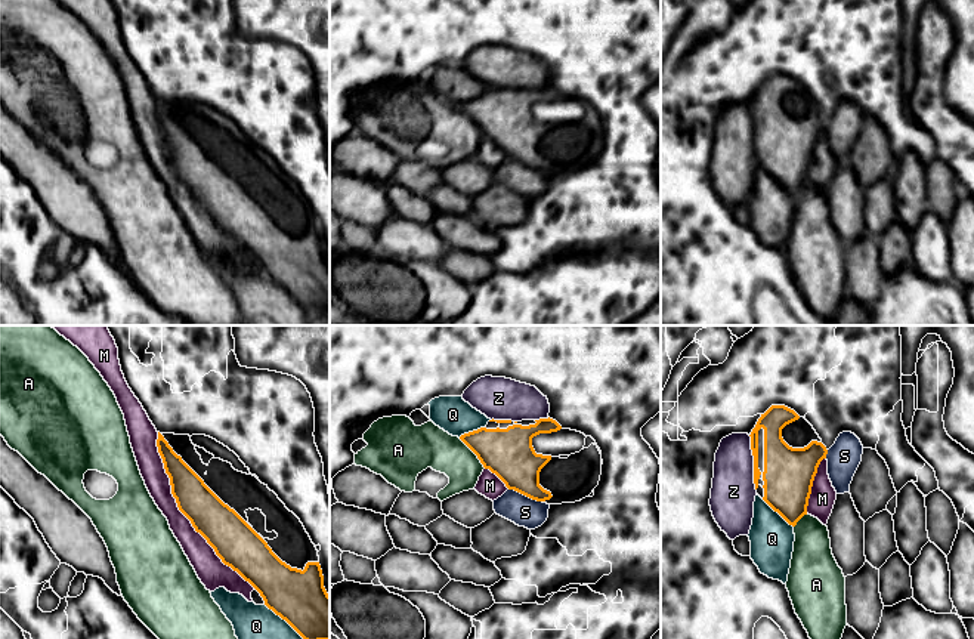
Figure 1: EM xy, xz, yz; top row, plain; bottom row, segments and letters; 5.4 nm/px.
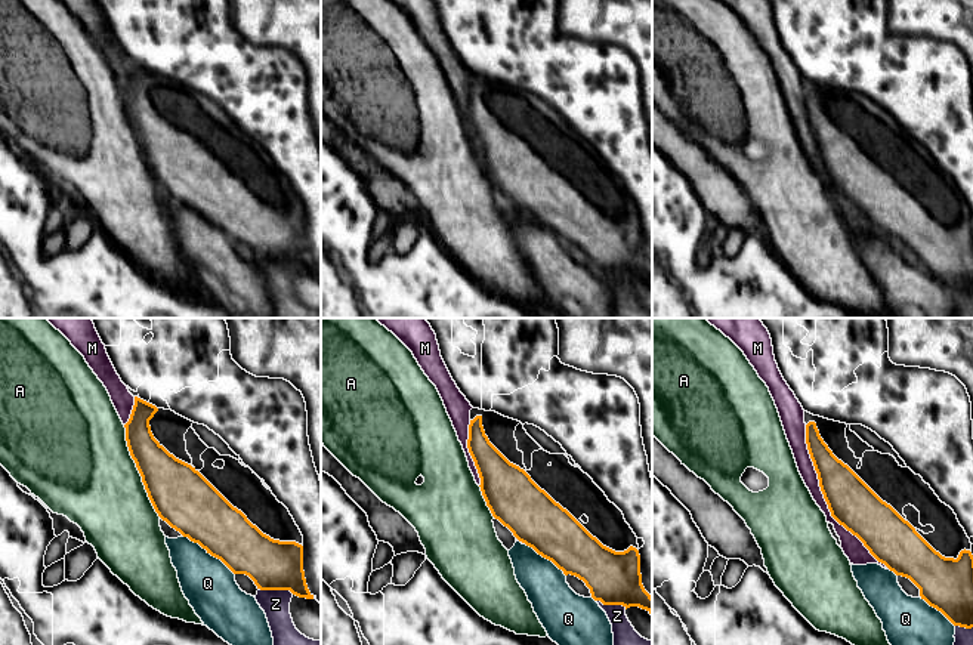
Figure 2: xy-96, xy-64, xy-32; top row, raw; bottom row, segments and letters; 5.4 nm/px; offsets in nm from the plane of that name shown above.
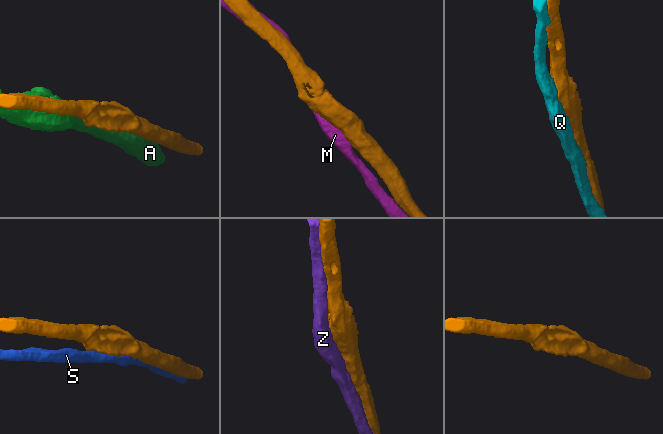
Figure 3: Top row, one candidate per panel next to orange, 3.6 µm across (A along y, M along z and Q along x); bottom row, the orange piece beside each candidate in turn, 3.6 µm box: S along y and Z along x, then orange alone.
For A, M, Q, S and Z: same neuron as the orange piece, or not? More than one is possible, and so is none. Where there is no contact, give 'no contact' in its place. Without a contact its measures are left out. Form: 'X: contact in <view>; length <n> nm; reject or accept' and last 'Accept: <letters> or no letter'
A: contact in xz; length 220 nm; reject
M: contact in xy; length 1000 nm; reject
Q: contact in xy; length 320 nm; reject
S: contact in xz; length 200 nm; reject
Z: contact in yz; length 300 nm; reject
Accept: no letter

